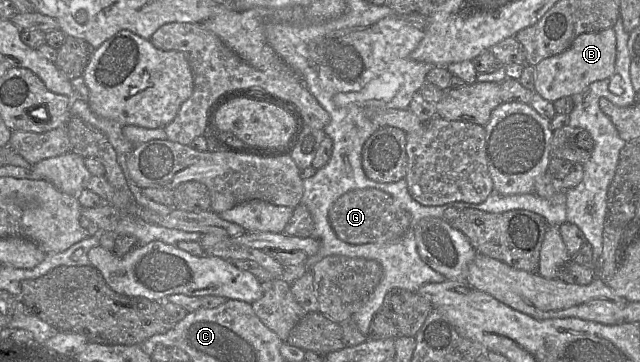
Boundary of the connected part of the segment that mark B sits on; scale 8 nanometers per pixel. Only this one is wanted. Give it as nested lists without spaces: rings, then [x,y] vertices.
[[[613,28],[581,34],[567,50],[535,66],[534,92],[552,103],[563,97],[571,97],[581,93],[593,82],[611,77],[615,71],[615,61],[616,35]]]

